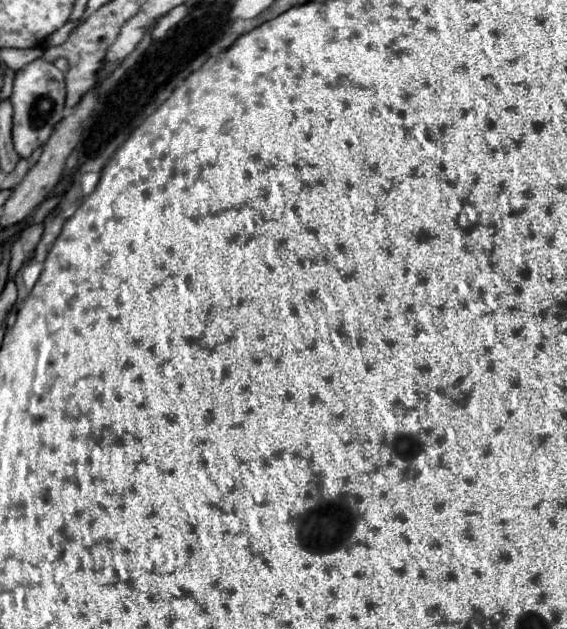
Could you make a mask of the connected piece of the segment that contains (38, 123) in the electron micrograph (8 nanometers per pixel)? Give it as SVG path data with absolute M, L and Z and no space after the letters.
M37 59L37 61L29 63L21 73L15 75L11 103L13 103L13 143L15 143L15 151L19 153L19 157L29 159L31 153L39 145L47 143L47 139L51 137L55 125L65 117L63 115L65 113L65 75L53 63L49 63L45 59Z

